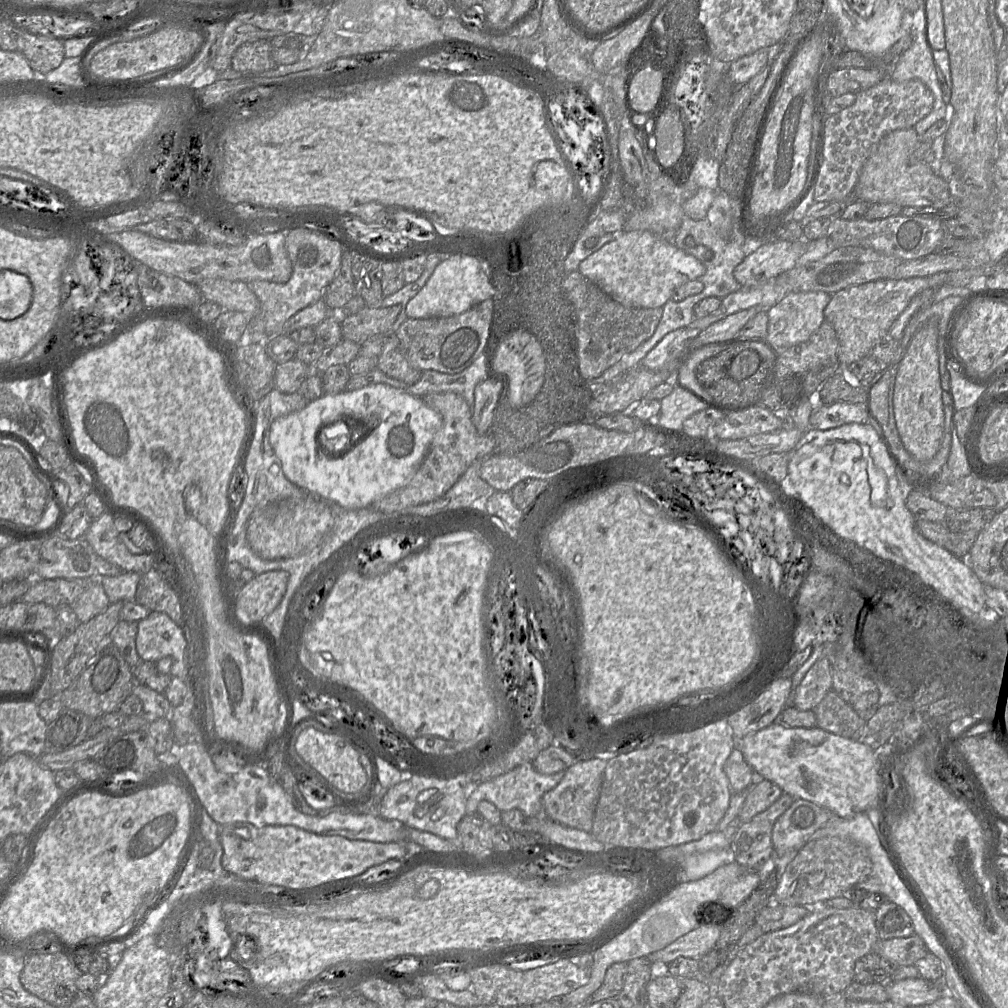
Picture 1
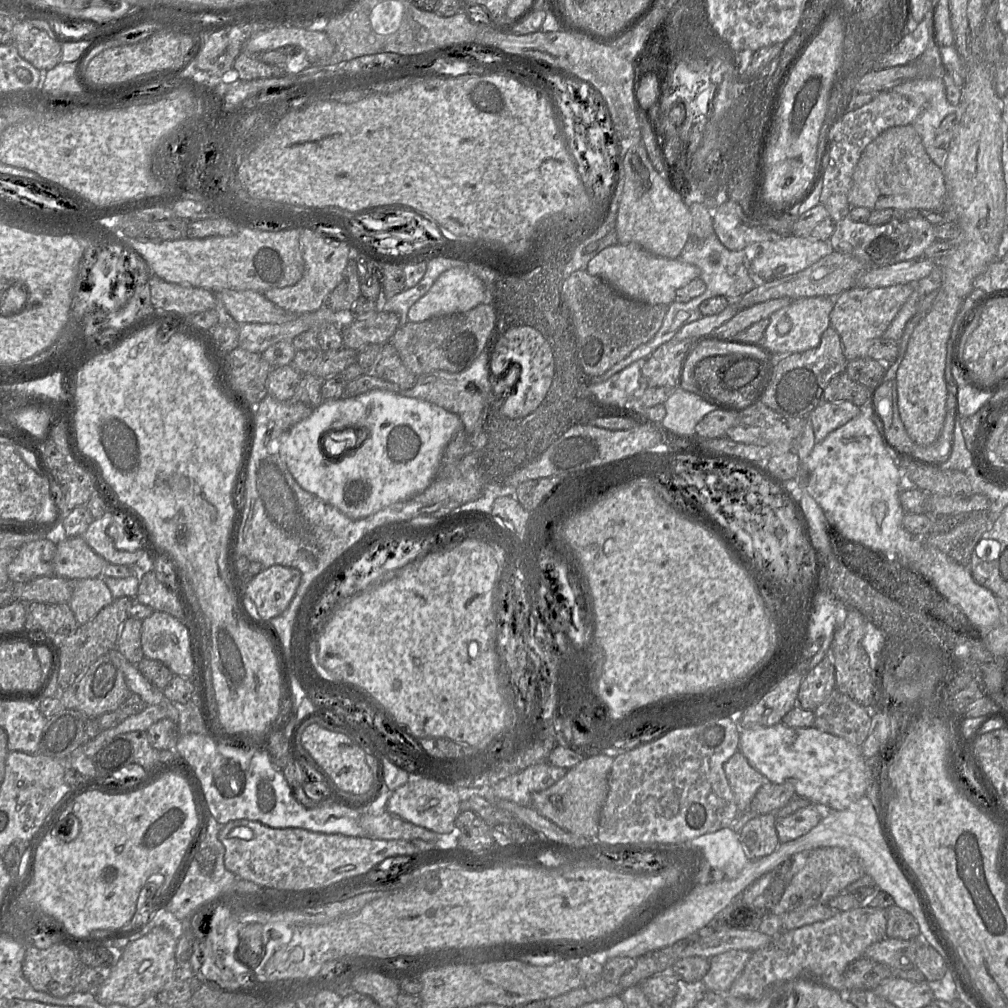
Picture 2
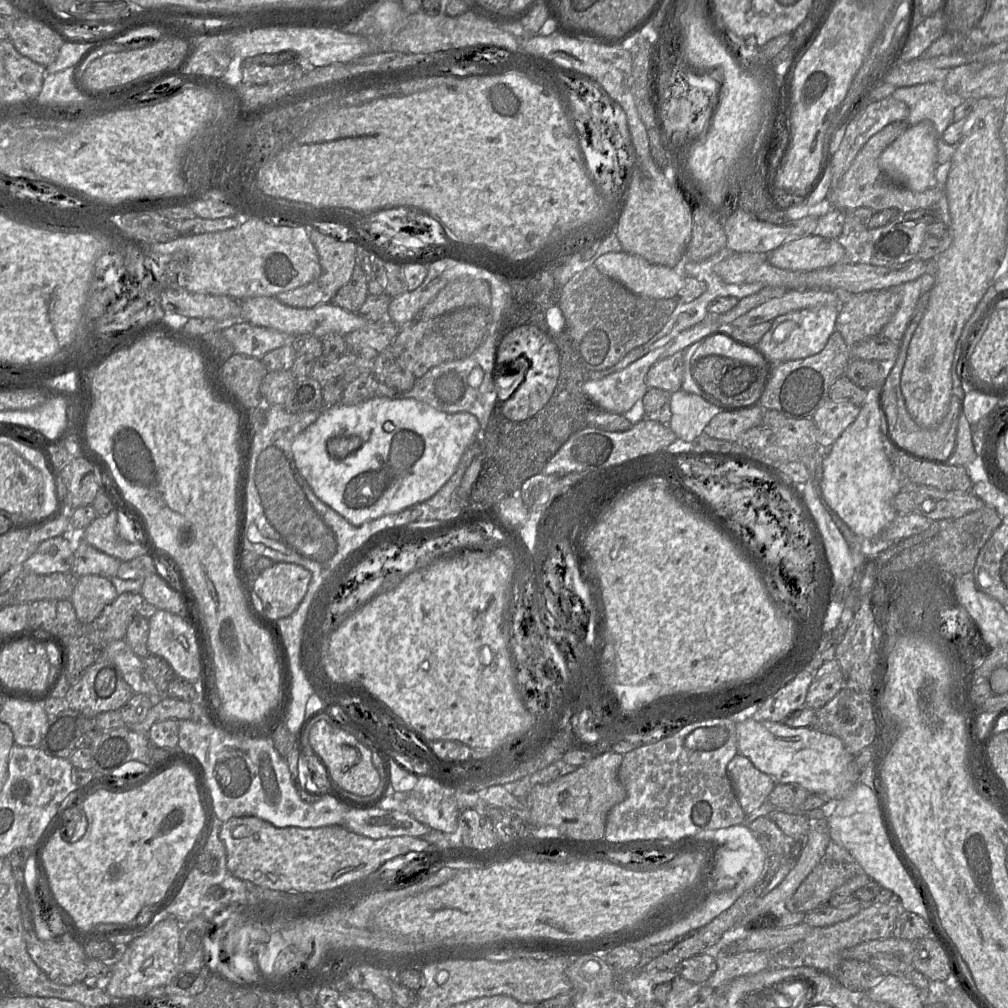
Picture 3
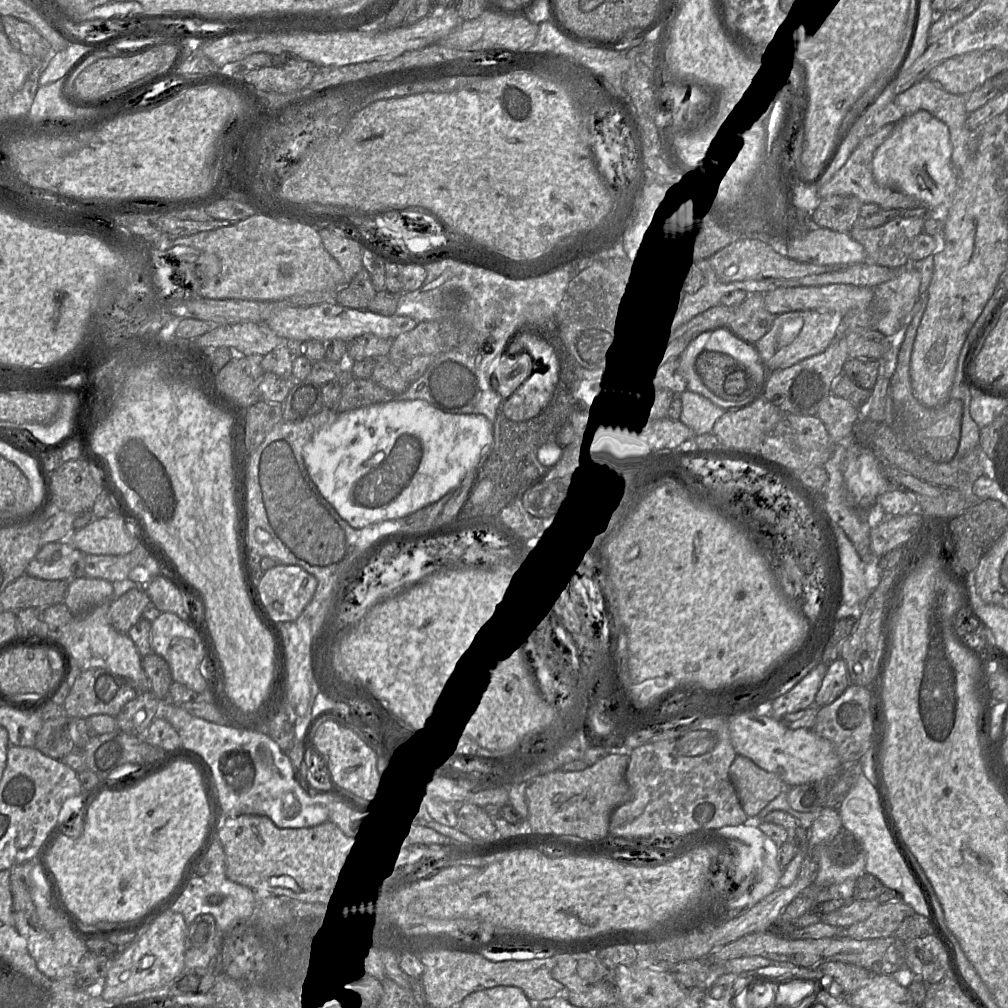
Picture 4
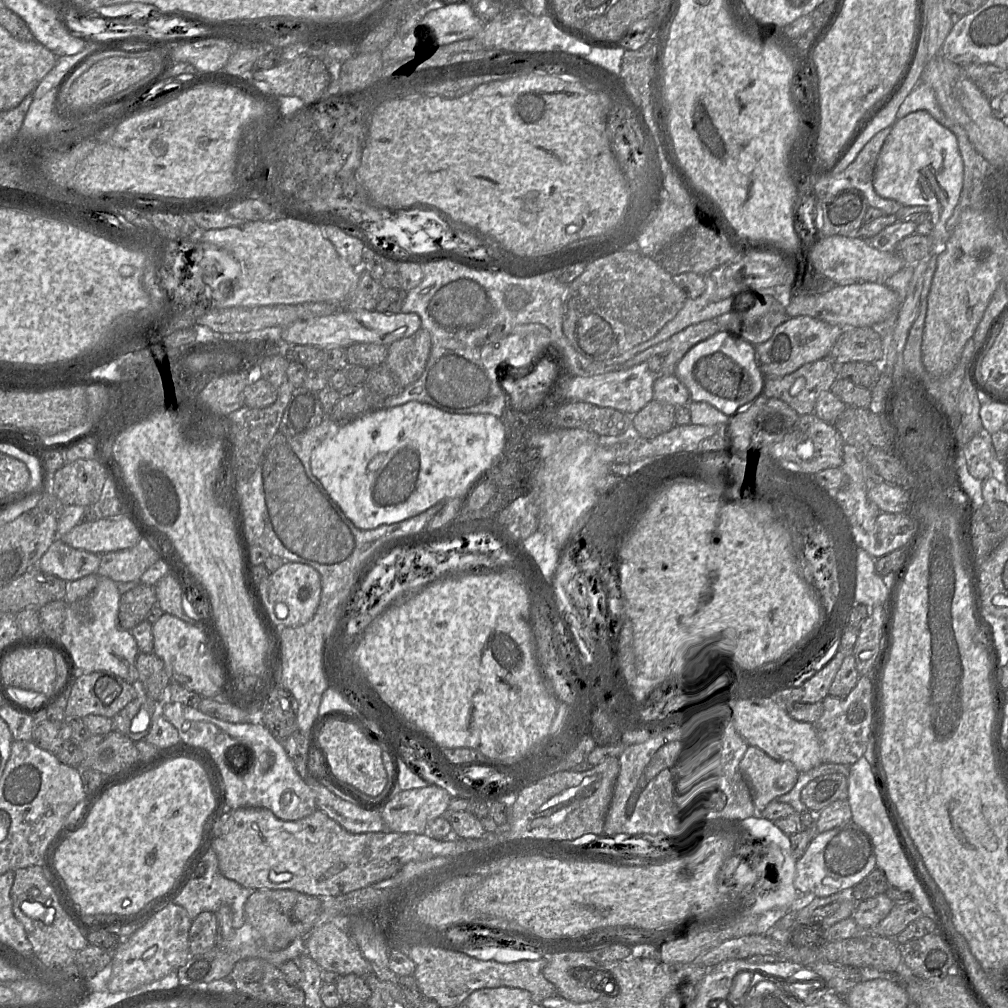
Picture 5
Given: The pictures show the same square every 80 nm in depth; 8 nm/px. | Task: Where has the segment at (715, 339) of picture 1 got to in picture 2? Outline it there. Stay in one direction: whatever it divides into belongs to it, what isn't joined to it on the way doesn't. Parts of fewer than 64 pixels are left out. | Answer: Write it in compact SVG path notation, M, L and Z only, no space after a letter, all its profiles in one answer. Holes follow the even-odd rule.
M775 298L740 309L734 317L714 329L710 334L714 335L717 339L734 337L752 324L769 318L772 313L789 305L791 301L792 299L790 298Z

